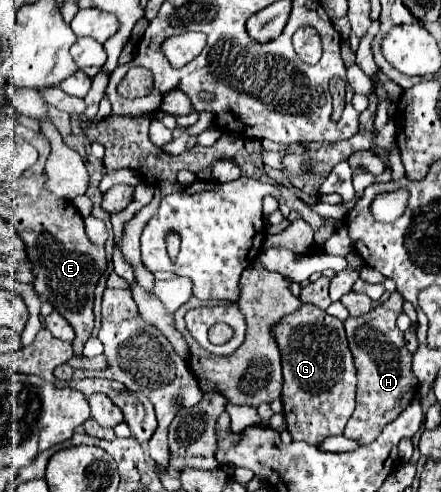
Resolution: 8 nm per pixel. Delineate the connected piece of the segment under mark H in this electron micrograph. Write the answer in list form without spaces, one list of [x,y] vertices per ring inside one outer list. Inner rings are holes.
[[[395,290],[389,300],[379,304],[375,310],[345,320],[349,350],[353,354],[353,362],[357,368],[357,408],[345,426],[345,436],[361,440],[363,444],[371,444],[387,426],[387,422],[395,420],[405,406],[417,394],[417,378],[411,372],[411,352],[405,346],[403,332],[397,328],[395,320],[403,310],[403,296]]]

